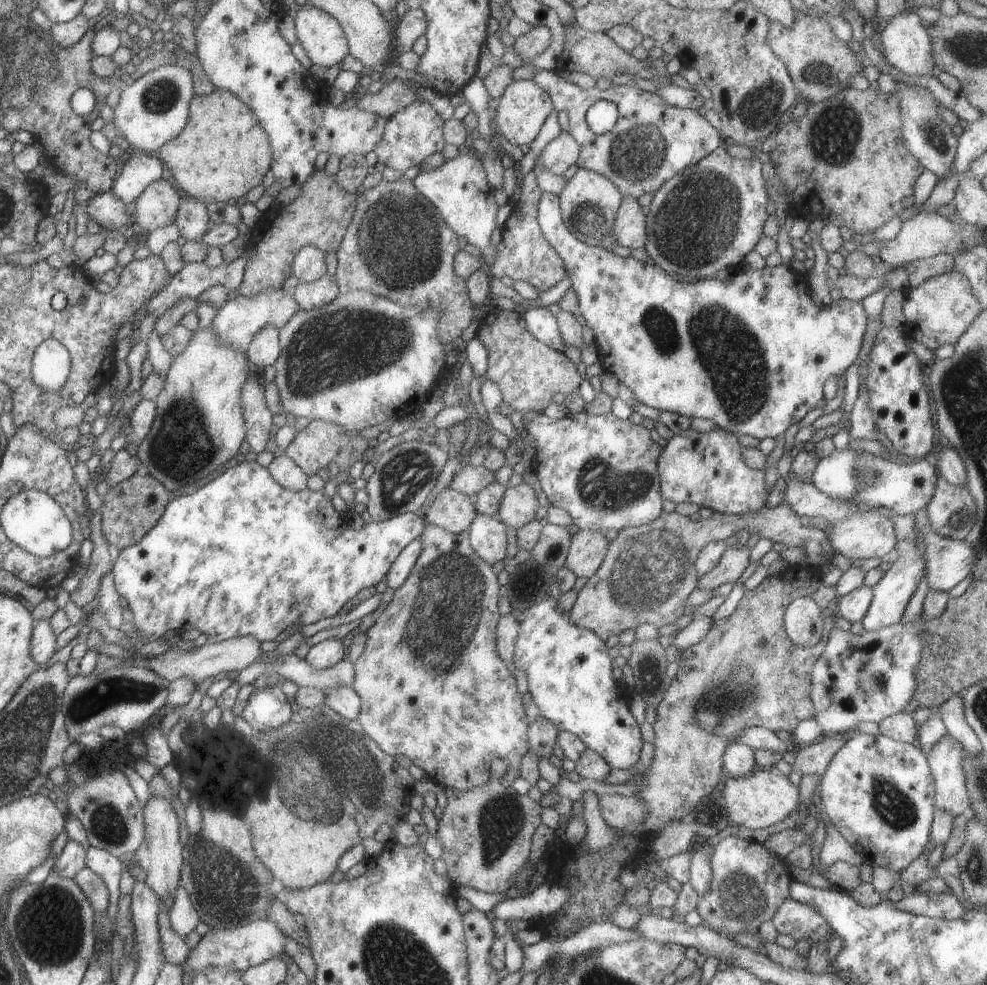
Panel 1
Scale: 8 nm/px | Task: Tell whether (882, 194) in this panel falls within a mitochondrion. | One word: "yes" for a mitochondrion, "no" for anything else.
no

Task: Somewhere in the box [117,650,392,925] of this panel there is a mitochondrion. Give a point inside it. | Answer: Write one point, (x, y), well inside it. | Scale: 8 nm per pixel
(309, 801)

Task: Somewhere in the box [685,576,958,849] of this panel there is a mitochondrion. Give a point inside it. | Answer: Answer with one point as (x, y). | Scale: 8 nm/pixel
(894, 807)

